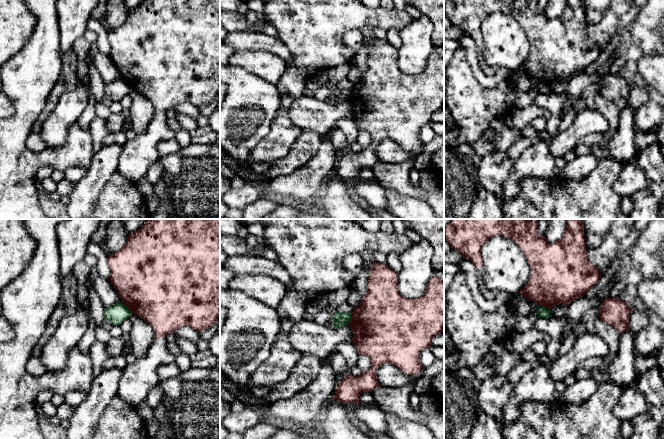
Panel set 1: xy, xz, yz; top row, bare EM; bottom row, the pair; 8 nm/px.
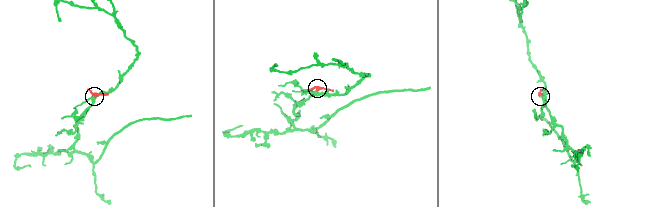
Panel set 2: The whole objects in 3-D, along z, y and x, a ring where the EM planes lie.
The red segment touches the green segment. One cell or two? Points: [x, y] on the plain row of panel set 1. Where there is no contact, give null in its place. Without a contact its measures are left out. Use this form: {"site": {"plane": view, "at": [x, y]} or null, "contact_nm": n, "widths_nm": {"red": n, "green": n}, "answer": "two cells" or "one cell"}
{"site": {"plane": "yz", "at": [544, 82]}, "contact_nm": 120, "widths_nm": {"red": 420, "green": 100}, "answer": "two cells"}

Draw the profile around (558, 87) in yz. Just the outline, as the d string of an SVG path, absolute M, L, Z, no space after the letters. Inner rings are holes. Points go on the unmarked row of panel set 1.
M563 80L556 81L551 85L552 92L556 94L562 94L566 91L566 89L567 89L567 82Z

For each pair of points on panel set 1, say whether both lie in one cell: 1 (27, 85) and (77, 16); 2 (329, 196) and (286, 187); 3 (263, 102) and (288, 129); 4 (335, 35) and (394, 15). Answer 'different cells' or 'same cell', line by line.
1: different cells
2: different cells
3: different cells
4: same cell

